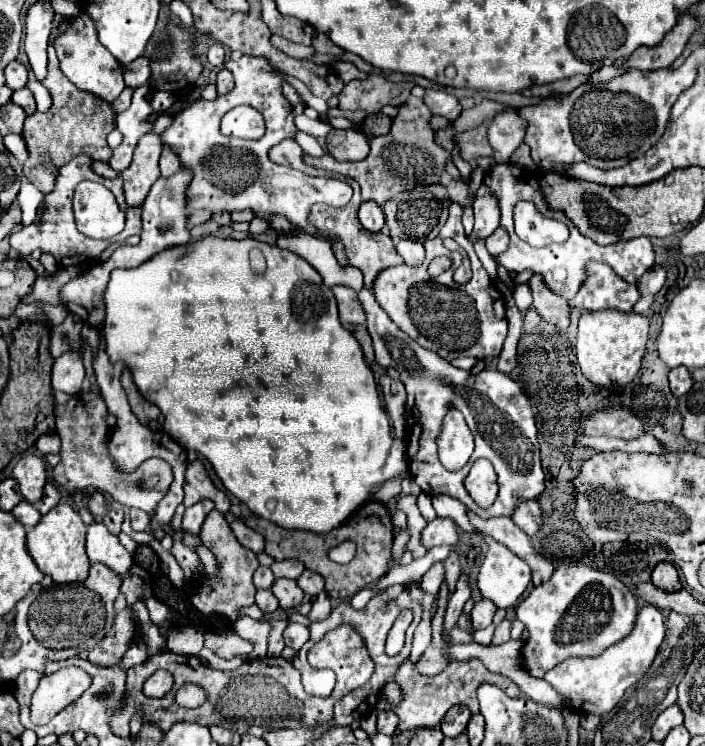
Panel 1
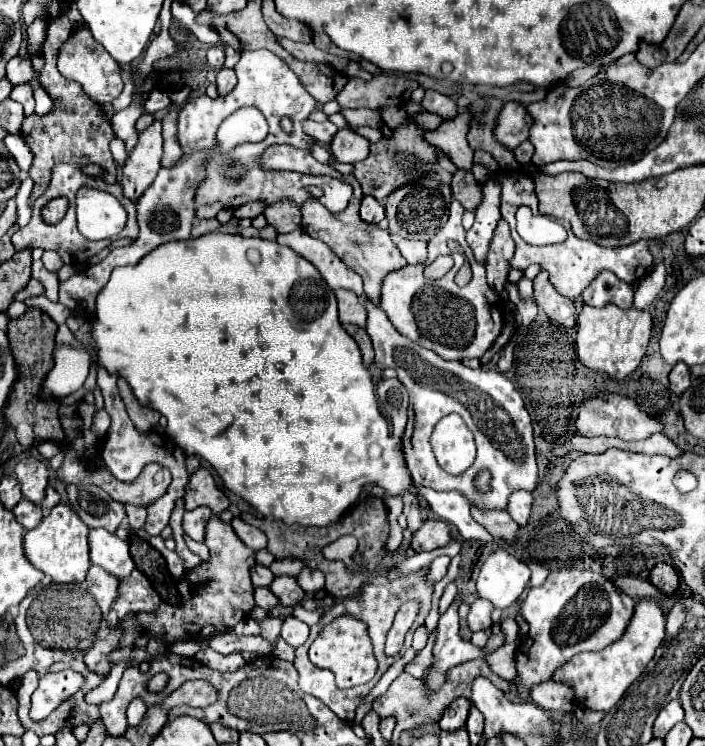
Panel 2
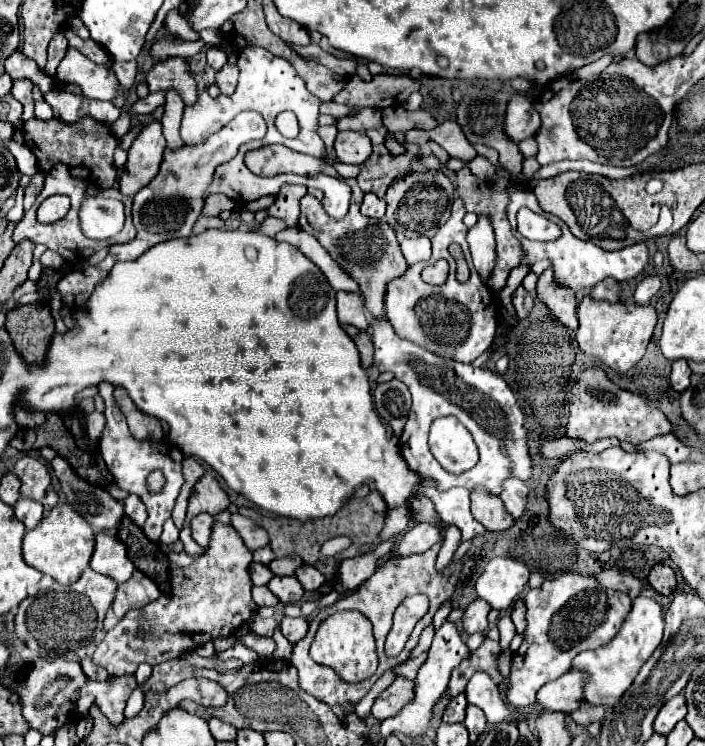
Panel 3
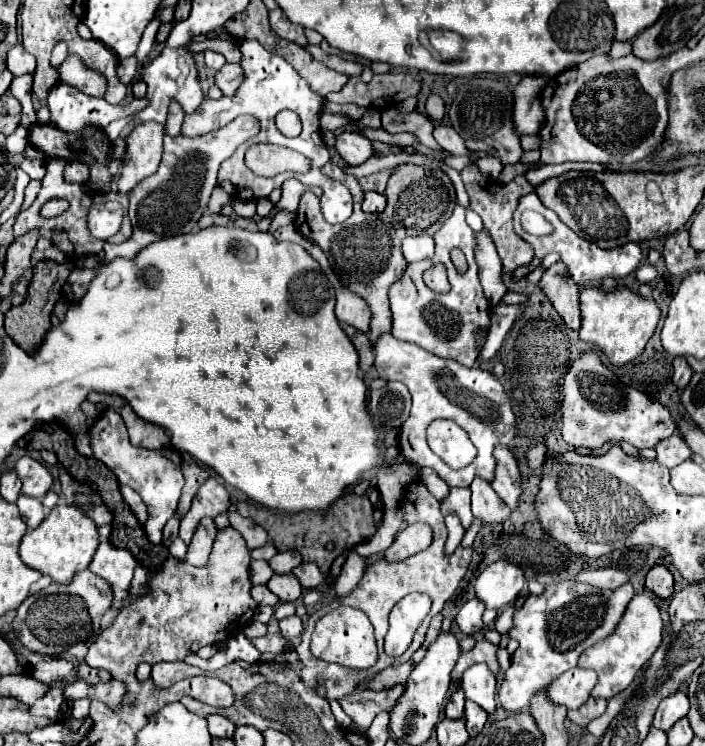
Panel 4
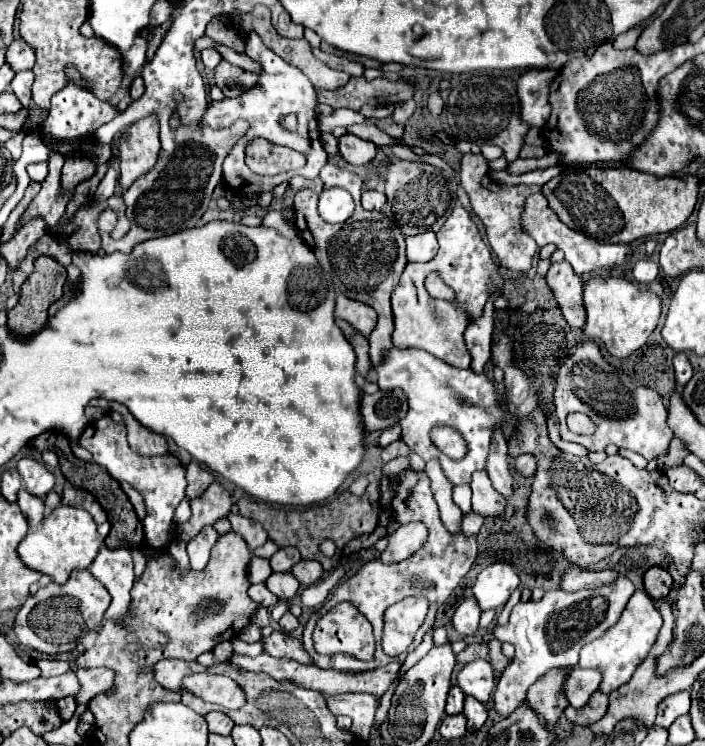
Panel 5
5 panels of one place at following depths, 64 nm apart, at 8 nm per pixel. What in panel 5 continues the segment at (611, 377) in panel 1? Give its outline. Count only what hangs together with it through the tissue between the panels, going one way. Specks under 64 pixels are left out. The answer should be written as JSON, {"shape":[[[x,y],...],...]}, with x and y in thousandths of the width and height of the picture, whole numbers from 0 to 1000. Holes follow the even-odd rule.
{"shape":[[[837,373],[828,383],[828,413],[831,434],[826,448],[837,456],[851,456],[868,477],[888,480],[922,453],[933,434],[939,405],[930,394],[908,389],[902,381],[882,373]]]}

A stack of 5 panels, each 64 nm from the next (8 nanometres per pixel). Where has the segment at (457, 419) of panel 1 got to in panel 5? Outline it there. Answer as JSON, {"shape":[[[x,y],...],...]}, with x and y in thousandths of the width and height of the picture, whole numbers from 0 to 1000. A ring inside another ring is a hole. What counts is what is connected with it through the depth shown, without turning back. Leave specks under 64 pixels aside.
{"shape":[[[613,574],[610,584],[613,584],[613,595],[638,617],[655,617],[664,609],[664,598],[658,587],[644,574]]]}

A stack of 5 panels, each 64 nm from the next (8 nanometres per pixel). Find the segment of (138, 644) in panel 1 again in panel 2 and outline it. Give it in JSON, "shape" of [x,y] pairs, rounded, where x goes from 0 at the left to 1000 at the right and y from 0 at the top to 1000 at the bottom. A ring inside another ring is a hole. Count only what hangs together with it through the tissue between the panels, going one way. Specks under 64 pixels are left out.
{"shape":[[[176,883],[165,890],[166,893],[159,894],[148,914],[122,930],[121,940],[126,944],[140,945],[145,941],[157,938],[183,889],[182,883]]]}

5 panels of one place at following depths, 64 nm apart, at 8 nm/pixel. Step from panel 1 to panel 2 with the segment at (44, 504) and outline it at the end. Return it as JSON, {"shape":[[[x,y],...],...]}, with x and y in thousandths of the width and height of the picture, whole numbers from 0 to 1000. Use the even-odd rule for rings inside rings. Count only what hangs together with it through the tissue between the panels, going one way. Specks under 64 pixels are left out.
{"shape":[[[68,651],[68,654],[65,654],[65,668],[62,668],[60,676],[57,676],[57,678],[60,678],[60,686],[68,689],[82,673],[85,673],[85,662],[82,662],[74,651]]]}

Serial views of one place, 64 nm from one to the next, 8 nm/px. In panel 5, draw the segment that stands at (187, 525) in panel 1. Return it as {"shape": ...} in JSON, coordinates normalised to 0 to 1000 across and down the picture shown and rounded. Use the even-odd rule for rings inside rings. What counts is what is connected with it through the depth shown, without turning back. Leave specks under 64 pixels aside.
{"shape":[[[292,705],[281,718],[275,718],[267,727],[267,745],[270,745],[270,759],[272,764],[287,764],[295,756],[298,748],[298,735],[306,729],[309,713],[304,705]]]}

